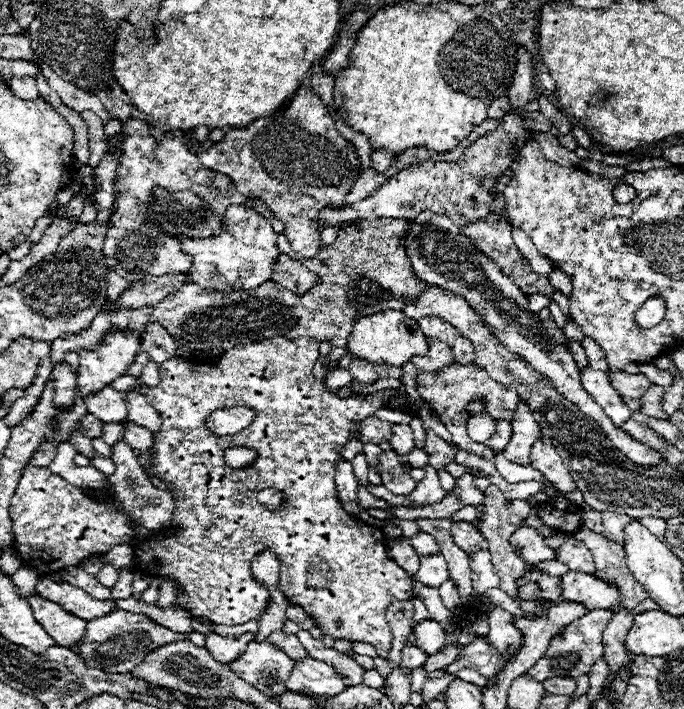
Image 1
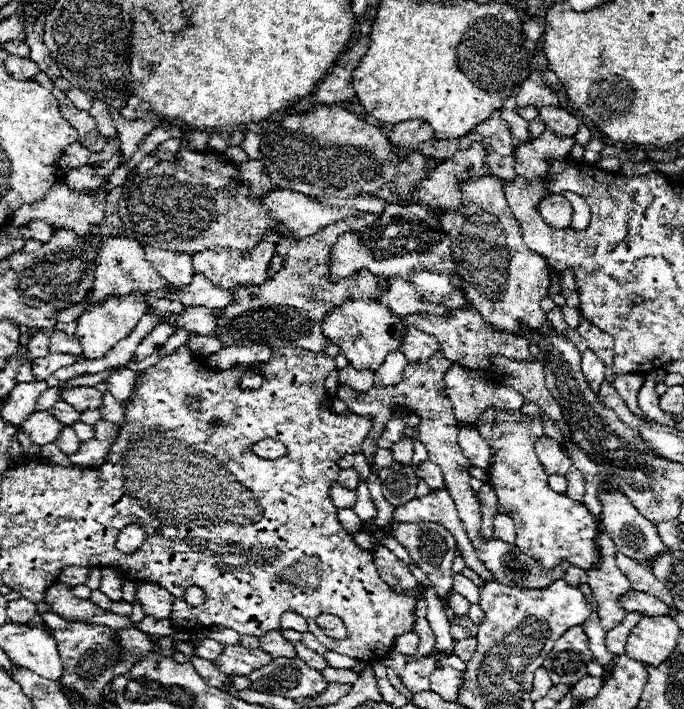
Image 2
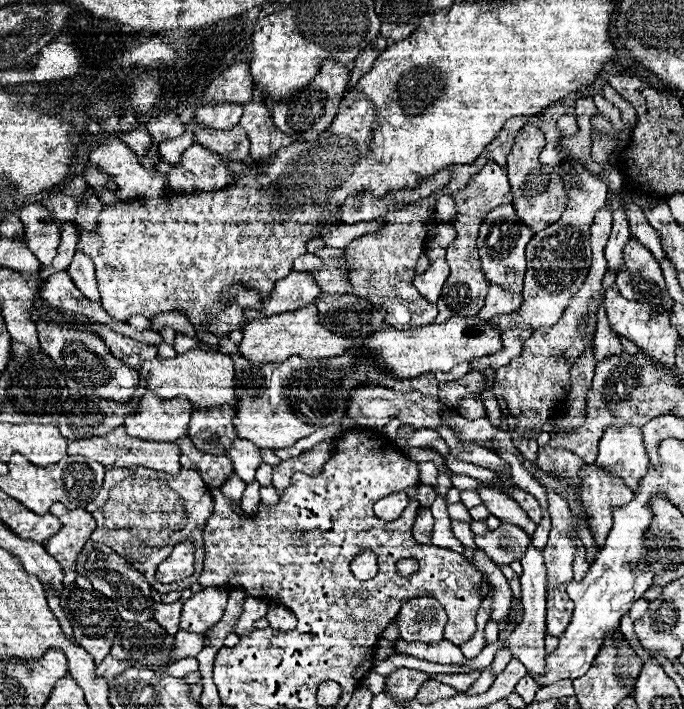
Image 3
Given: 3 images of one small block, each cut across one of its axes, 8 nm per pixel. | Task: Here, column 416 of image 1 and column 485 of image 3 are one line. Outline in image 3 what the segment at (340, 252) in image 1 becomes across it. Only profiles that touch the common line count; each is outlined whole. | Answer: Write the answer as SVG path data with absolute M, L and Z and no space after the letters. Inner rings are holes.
M458 216L454 220L454 226L456 226L458 236L448 246L446 260L450 264L450 276L440 292L440 300L436 302L436 308L438 308L436 324L444 324L446 320L450 320L454 316L464 316L464 318L476 316L476 312L480 310L480 304L484 304L484 296L490 286L480 270L480 258L476 256L476 236L478 236L478 228L480 228L480 220L472 218L472 216Z

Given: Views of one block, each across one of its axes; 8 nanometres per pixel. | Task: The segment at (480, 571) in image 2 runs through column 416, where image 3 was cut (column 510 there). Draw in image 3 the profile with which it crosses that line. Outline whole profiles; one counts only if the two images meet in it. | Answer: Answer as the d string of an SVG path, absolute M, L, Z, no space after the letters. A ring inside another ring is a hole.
M482 486L478 490L478 494L480 494L484 506L488 508L488 512L492 516L496 516L498 520L508 520L508 524L520 524L530 534L536 530L536 524L526 516L526 512L510 496L496 492L490 486Z

